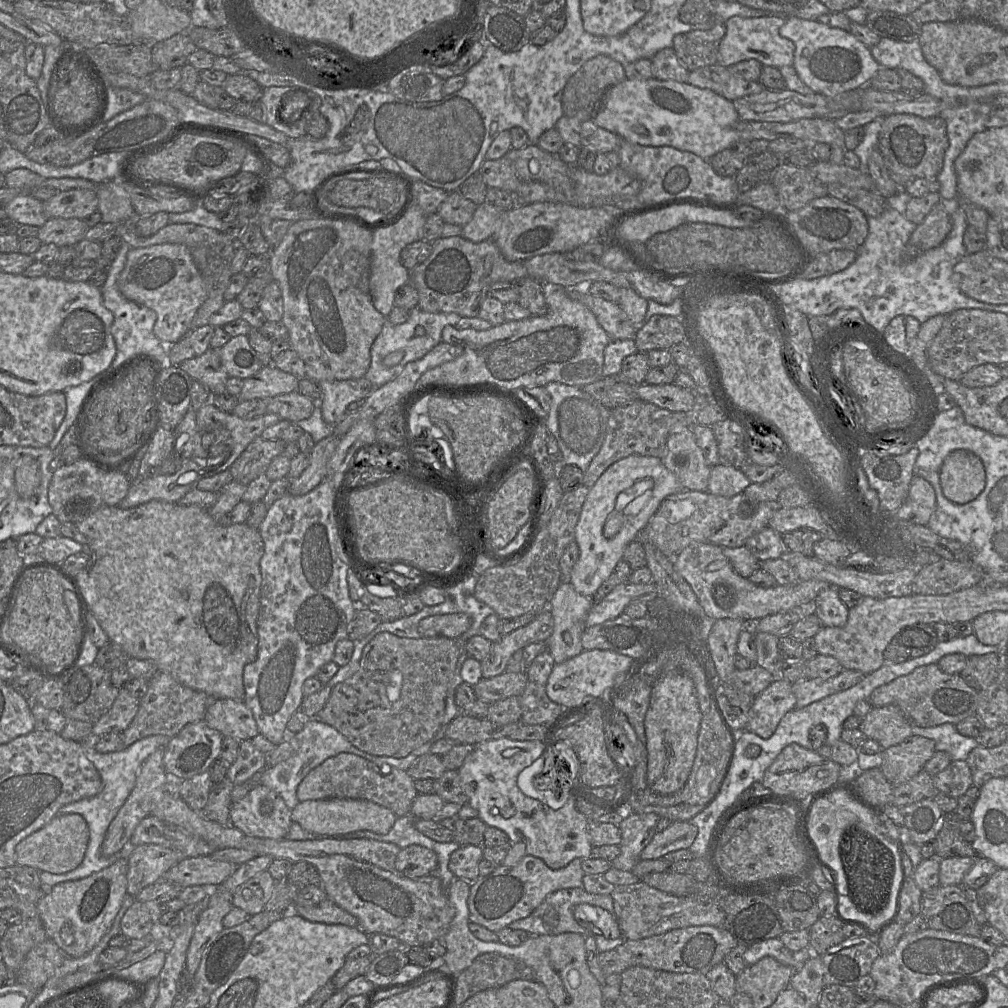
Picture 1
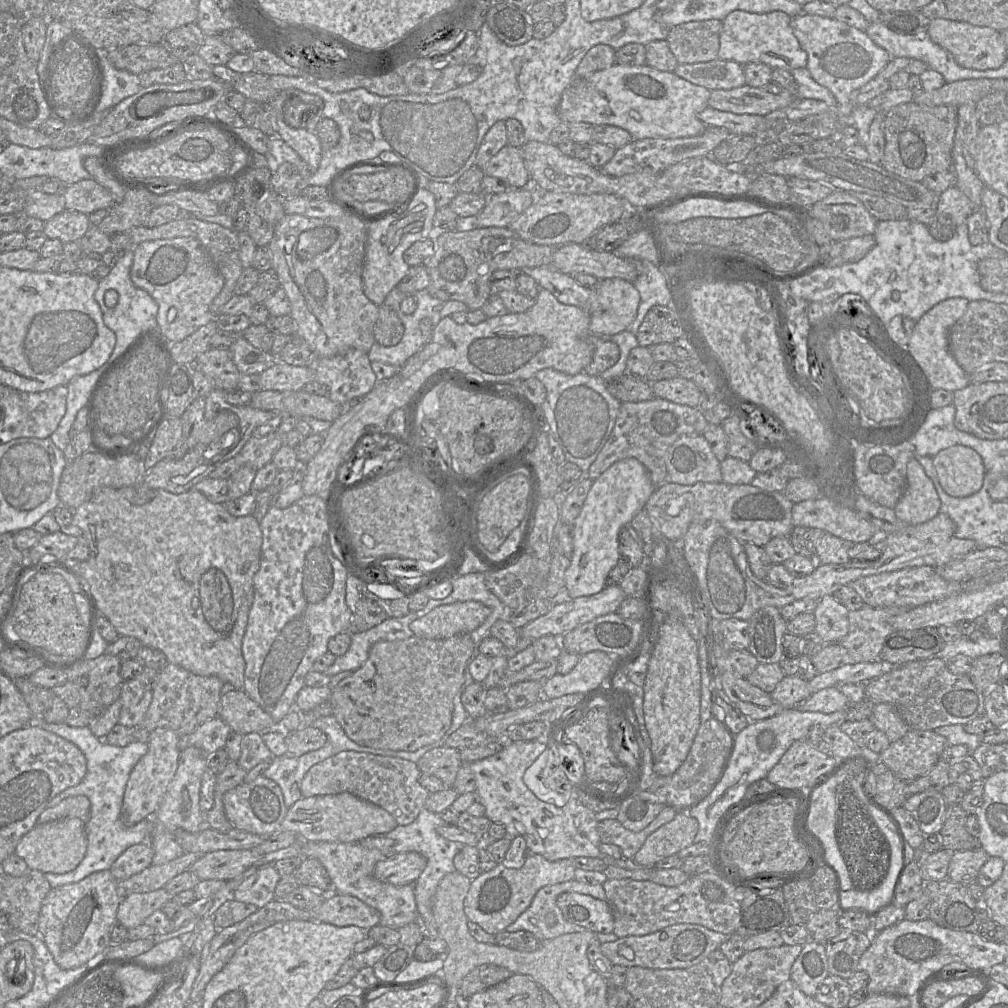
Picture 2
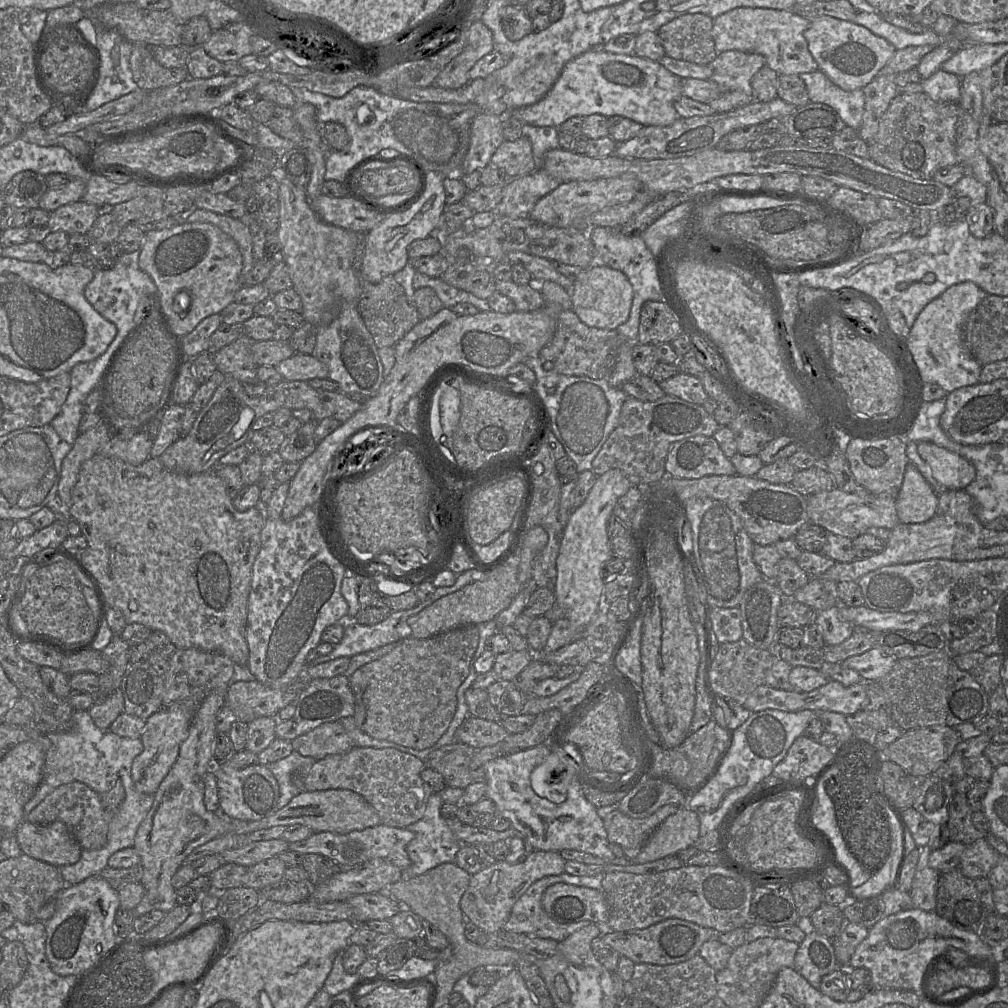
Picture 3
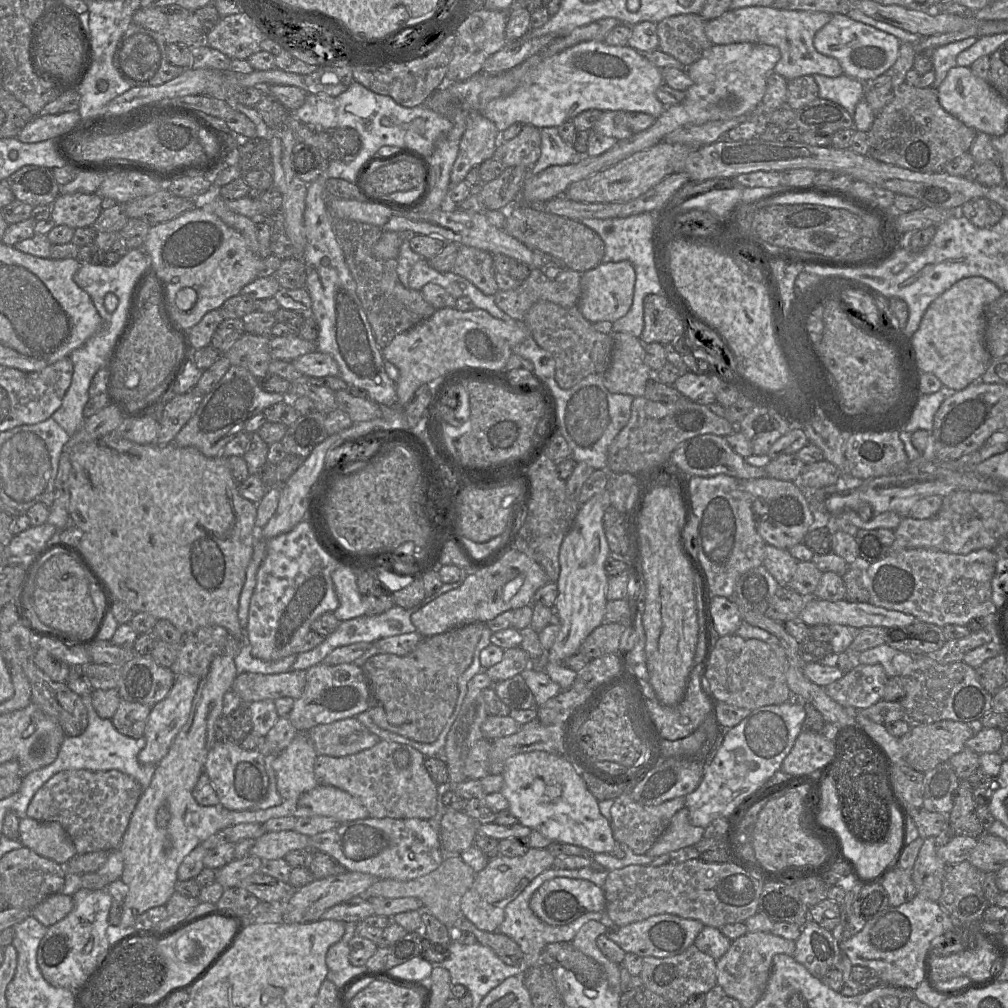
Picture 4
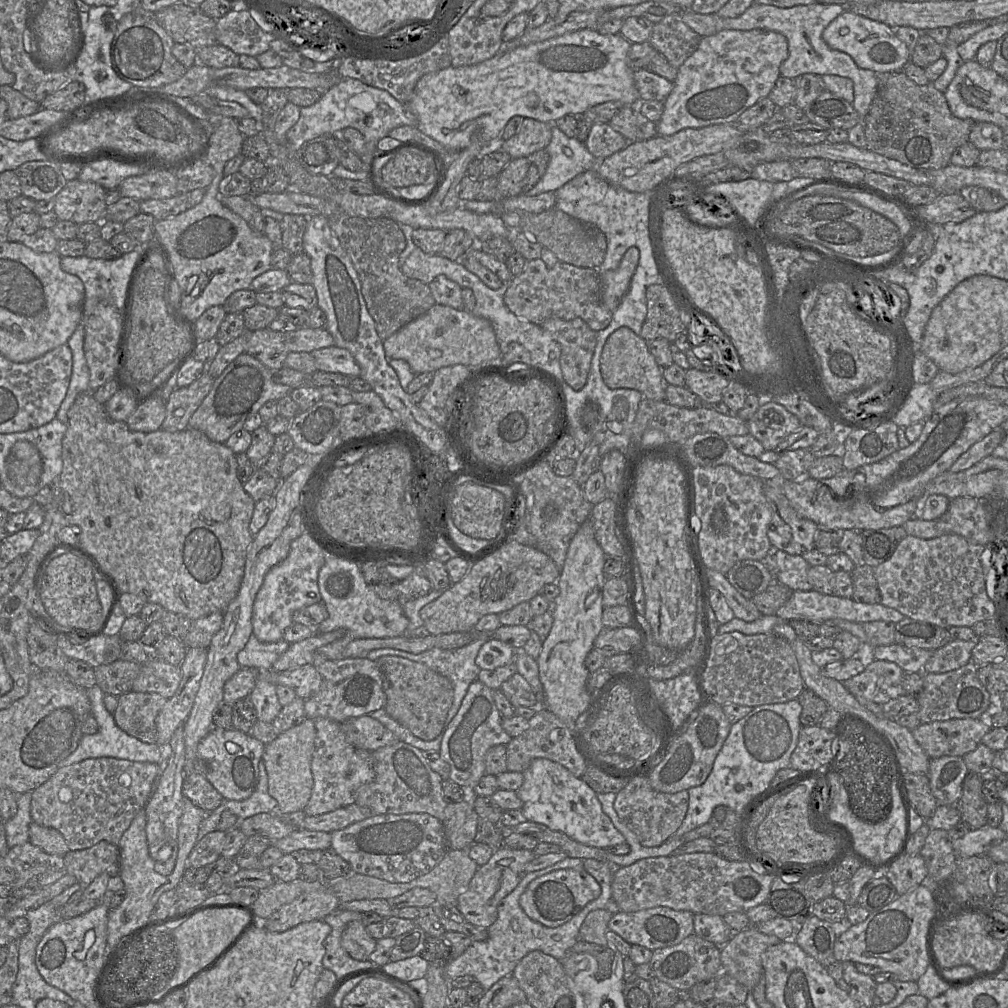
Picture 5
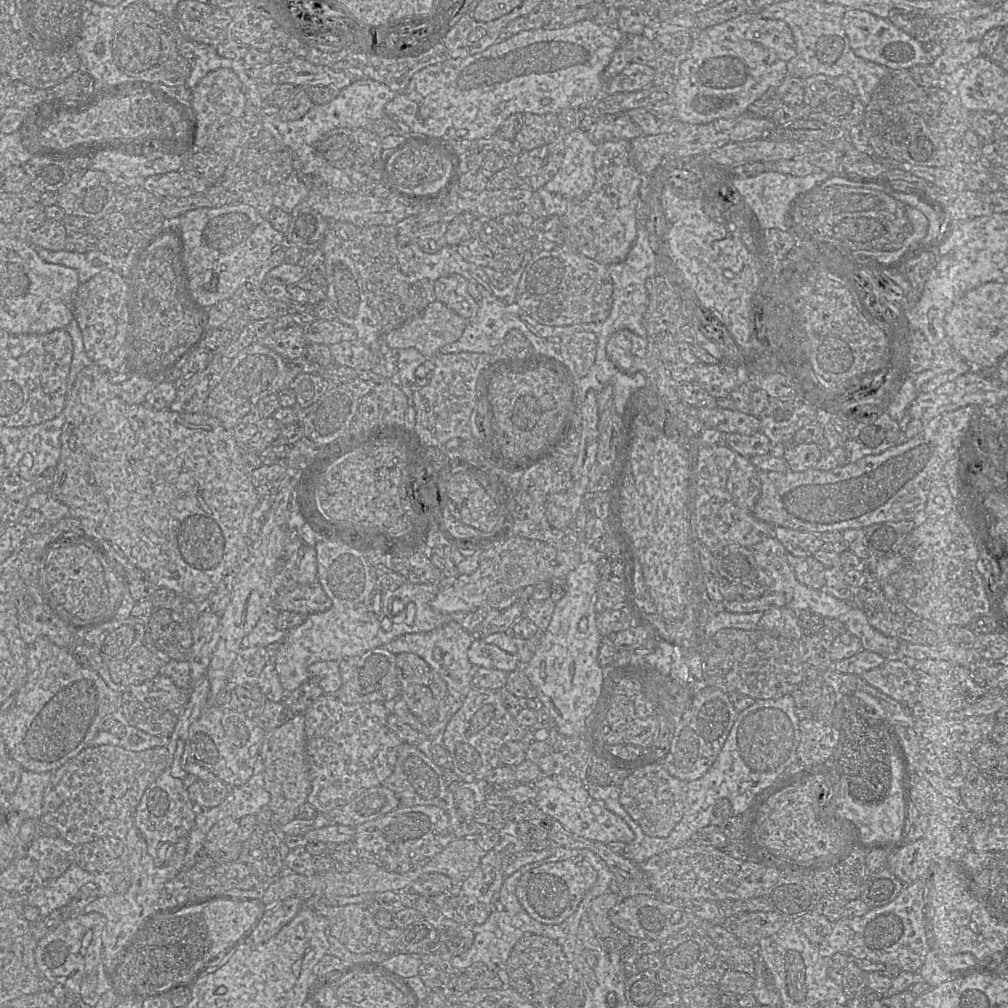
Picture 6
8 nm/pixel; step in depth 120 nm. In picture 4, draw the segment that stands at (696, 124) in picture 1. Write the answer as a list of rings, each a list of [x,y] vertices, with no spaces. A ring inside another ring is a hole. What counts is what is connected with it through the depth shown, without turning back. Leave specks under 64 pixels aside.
[[[584,41],[539,63],[521,80],[513,92],[490,101],[480,114],[492,121],[499,132],[503,132],[514,123],[529,124],[538,129],[559,127],[590,109],[643,112],[657,118],[666,109],[656,96],[656,90],[663,83],[661,69],[630,46],[609,46],[604,42]]]

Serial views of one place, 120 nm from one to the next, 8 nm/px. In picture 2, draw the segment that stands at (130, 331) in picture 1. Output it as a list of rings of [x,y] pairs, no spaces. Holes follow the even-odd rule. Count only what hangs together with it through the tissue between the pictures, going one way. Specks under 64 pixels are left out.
[[[128,251],[119,258],[110,273],[98,282],[94,298],[99,304],[105,325],[116,335],[116,343],[109,358],[110,362],[116,361],[128,348],[144,336],[161,335],[157,328],[156,317],[158,314],[157,302],[145,290],[136,287],[130,277],[134,260],[134,251]],[[113,289],[118,293],[118,302],[114,307],[107,307],[104,301],[106,291]]]

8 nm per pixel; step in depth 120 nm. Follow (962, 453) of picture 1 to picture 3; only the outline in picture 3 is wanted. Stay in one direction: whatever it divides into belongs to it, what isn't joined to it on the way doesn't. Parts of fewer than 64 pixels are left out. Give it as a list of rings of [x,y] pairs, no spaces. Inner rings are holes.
[[[922,441],[917,443],[917,451],[931,467],[935,479],[950,490],[965,489],[976,477],[971,462],[944,447]]]

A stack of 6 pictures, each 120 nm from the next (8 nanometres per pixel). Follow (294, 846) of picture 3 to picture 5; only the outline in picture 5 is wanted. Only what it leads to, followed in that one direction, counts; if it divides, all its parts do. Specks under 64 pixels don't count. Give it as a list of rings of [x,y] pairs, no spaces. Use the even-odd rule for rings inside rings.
[[[427,813],[372,815],[331,832],[331,847],[350,864],[352,873],[389,882],[409,882],[427,874],[448,851],[442,821]]]

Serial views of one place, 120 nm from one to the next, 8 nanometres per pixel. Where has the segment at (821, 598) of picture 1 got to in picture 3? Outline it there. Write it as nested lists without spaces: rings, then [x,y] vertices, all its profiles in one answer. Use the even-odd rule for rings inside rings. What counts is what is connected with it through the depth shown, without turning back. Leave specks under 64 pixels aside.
[[[838,605],[817,612],[813,622],[818,625],[826,645],[841,644],[855,631],[855,626],[841,617]]]

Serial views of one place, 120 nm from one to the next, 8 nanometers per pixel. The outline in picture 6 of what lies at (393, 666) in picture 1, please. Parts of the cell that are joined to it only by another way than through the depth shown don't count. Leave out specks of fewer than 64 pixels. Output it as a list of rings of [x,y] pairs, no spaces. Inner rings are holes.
[[[397,654],[396,661],[403,700],[422,724],[430,724],[448,696],[446,683],[416,654]]]

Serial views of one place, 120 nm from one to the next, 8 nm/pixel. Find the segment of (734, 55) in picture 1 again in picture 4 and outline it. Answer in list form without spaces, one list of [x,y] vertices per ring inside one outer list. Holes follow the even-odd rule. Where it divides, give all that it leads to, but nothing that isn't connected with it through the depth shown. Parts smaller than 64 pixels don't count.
[[[747,6],[729,9],[718,18],[706,21],[704,29],[713,44],[752,42],[776,46],[781,52],[781,58],[775,65],[774,72],[786,80],[814,74],[837,77],[844,74],[839,61],[821,54],[814,46],[815,34],[830,21],[832,15],[828,12],[780,10],[772,6]]]

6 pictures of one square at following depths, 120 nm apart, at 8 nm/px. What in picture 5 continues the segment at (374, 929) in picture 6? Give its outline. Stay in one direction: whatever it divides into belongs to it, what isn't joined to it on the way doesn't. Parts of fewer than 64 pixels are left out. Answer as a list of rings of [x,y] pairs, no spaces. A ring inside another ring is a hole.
[[[361,920],[349,922],[341,935],[341,945],[349,955],[359,961],[369,960],[375,950],[377,940],[366,931],[366,925]]]

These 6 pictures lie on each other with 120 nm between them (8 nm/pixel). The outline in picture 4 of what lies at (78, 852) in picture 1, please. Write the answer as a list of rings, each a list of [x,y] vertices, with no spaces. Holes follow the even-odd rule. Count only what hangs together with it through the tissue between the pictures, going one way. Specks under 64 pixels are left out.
[[[26,816],[19,822],[19,840],[22,846],[61,865],[77,854],[71,838],[57,822],[38,821]]]

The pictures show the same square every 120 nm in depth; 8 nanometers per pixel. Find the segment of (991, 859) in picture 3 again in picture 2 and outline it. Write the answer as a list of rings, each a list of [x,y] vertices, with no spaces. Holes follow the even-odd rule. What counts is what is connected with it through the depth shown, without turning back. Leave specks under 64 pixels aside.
[[[981,846],[972,850],[956,851],[951,858],[947,877],[954,882],[969,885],[975,882],[981,867],[989,858]]]

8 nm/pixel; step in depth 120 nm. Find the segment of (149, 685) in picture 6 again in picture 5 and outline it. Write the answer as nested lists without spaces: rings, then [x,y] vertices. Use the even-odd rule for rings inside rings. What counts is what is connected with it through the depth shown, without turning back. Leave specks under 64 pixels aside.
[[[129,691],[117,697],[116,725],[142,742],[156,743],[156,717],[167,699],[158,693]]]

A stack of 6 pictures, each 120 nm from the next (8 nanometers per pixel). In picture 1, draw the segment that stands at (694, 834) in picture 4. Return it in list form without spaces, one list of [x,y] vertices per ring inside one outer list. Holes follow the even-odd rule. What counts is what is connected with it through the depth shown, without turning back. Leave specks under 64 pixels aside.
[[[674,821],[662,832],[657,832],[650,843],[642,850],[641,860],[652,860],[666,854],[688,849],[698,835],[698,828],[688,821]]]

